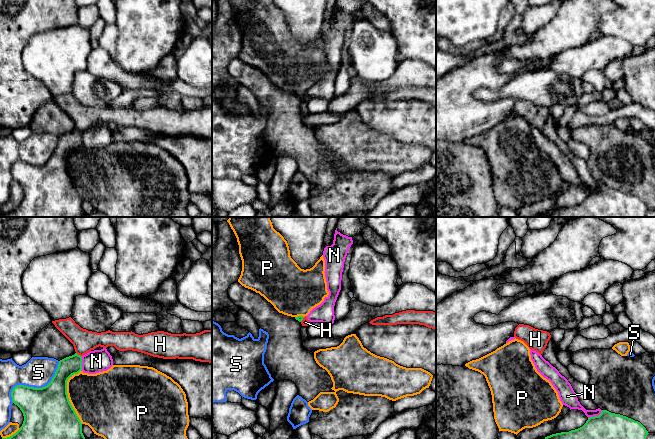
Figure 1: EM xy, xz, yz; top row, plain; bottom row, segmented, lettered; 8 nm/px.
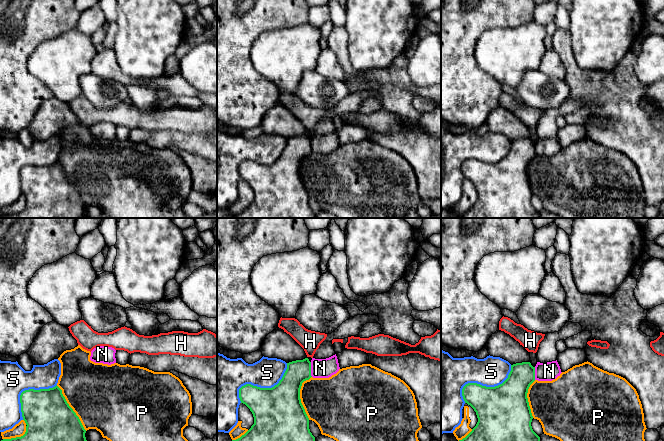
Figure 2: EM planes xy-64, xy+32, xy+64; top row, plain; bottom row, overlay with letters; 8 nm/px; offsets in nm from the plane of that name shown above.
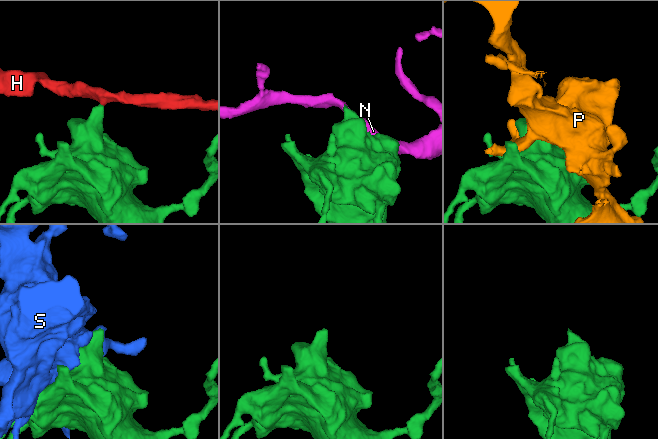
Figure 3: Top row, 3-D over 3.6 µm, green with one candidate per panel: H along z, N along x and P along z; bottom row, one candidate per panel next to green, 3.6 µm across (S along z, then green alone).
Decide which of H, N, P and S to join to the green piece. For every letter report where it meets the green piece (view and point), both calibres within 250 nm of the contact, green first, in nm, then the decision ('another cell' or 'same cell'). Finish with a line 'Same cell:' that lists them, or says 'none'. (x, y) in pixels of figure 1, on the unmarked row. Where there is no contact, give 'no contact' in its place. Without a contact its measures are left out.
H: contact xy (79, 131); calibres 150 and 180 nm; another cell
N: contact yz (595, 192); calibres 440 and 120 nm; another cell
P: contact xy (67, 171); calibres 420 and 400 nm; another cell
S: contact xy (33, 163); calibres 400 and 240 nm; another cell
Same cell: none

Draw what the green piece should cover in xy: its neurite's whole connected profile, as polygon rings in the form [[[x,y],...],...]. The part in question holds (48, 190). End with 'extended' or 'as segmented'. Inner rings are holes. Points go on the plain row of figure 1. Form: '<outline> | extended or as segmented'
[[[75,129],[59,137],[51,158],[42,164],[17,161],[11,168],[12,177],[23,189],[20,205],[1,217],[86,217],[82,199],[73,185],[67,170],[67,157],[82,147],[82,132]]] | as segmented

